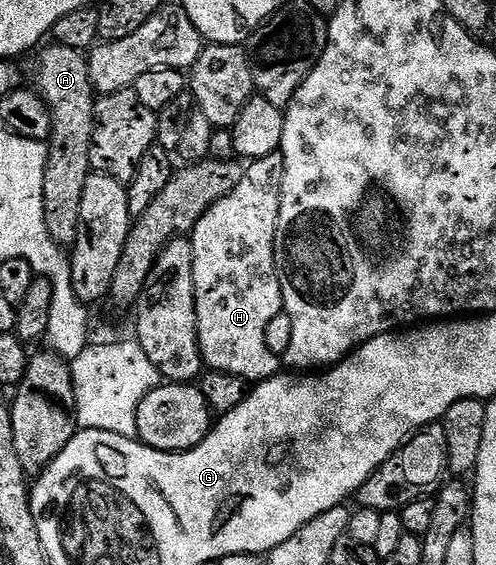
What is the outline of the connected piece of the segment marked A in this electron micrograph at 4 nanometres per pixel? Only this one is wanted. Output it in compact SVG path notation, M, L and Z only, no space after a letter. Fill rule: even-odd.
M57 45L49 46L43 46L37 52L38 64L34 67L33 84L37 94L50 108L52 117L48 140L50 152L48 165L44 169L44 221L52 241L62 249L70 249L78 236L84 181L92 174L90 142L94 132L96 92L90 84L90 65L83 52Z

